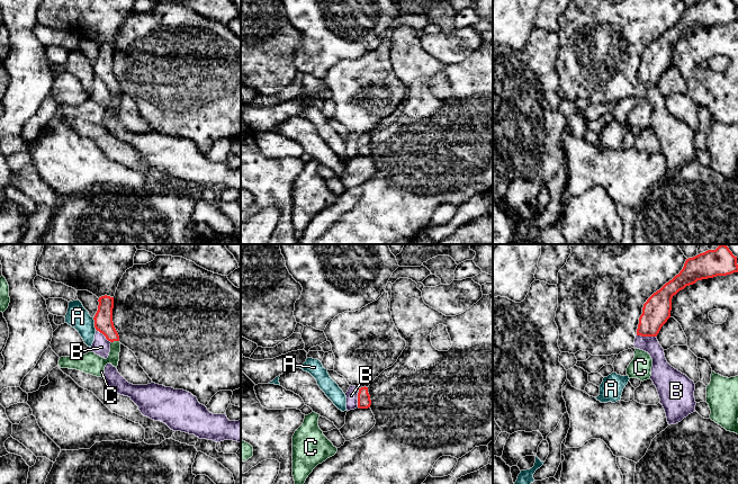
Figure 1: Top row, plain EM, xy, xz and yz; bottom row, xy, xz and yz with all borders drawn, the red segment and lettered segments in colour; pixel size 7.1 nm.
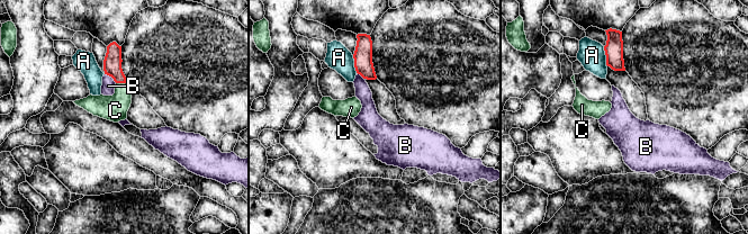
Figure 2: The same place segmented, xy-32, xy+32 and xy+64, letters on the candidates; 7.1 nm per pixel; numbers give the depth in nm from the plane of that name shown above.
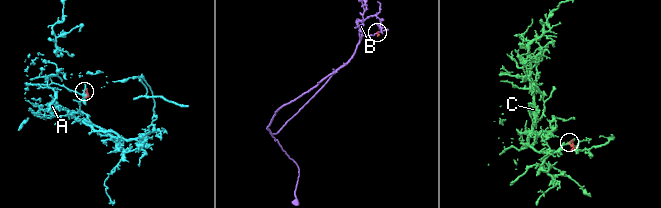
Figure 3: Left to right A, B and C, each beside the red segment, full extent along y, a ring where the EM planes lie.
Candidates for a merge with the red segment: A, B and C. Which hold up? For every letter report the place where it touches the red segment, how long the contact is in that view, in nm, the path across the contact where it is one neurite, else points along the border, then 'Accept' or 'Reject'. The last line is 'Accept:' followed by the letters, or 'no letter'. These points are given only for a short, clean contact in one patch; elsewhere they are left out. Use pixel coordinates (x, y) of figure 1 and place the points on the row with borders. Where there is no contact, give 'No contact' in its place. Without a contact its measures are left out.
A: Touches red at xy (95, 323). Shared border 90 nm. Boundary: xy (92, 317), (96, 329). Reject
B: Touches red at xz (358, 397). Shared border 140 nm. Boundary: xz (359, 388), (357, 406). Reject
C: Touches red at xy (115, 340). Shared border 60 nm. Path across: xy (104, 323), (115, 340), (106, 361), (90, 362). Accept
Accept: C

